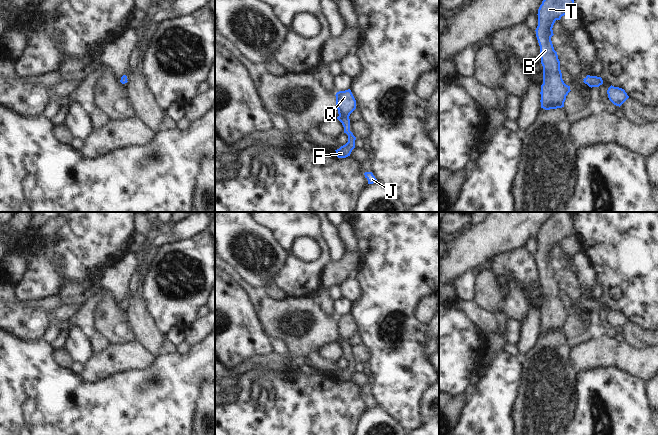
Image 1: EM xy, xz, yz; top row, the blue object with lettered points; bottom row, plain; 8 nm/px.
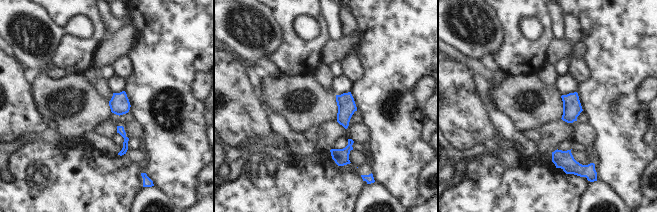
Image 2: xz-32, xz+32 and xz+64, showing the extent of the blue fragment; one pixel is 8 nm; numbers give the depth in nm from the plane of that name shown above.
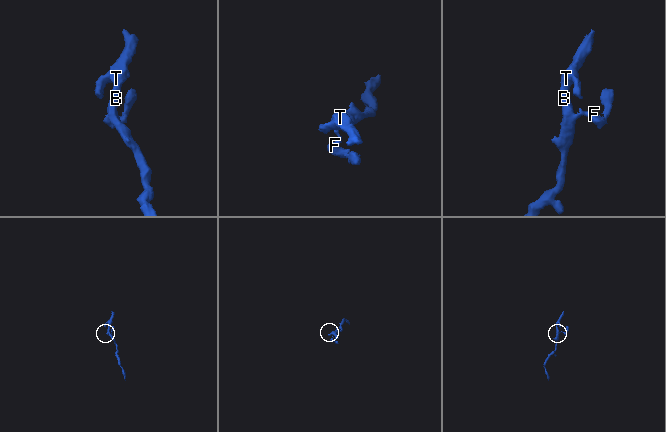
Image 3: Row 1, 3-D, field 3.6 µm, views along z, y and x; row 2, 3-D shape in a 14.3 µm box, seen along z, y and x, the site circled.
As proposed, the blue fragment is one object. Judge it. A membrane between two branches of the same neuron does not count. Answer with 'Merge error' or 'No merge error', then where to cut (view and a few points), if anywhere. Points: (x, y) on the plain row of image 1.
No merge error. No split.

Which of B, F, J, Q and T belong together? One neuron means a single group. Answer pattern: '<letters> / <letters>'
B F J Q T

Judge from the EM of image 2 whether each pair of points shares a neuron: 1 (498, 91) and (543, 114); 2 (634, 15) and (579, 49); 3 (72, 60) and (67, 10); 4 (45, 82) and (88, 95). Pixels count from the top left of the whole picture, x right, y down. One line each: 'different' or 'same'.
1: same
2: different
3: same
4: same

